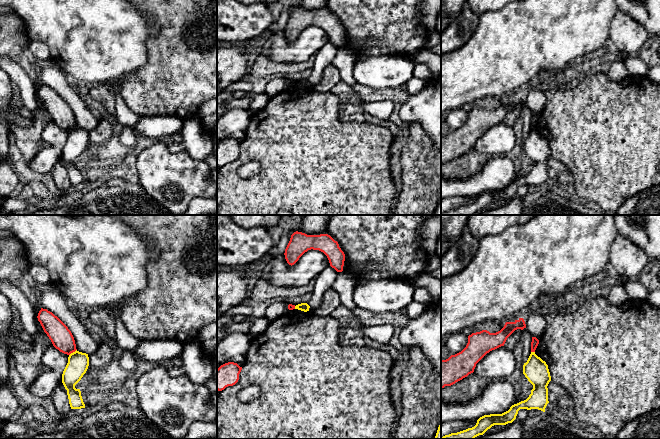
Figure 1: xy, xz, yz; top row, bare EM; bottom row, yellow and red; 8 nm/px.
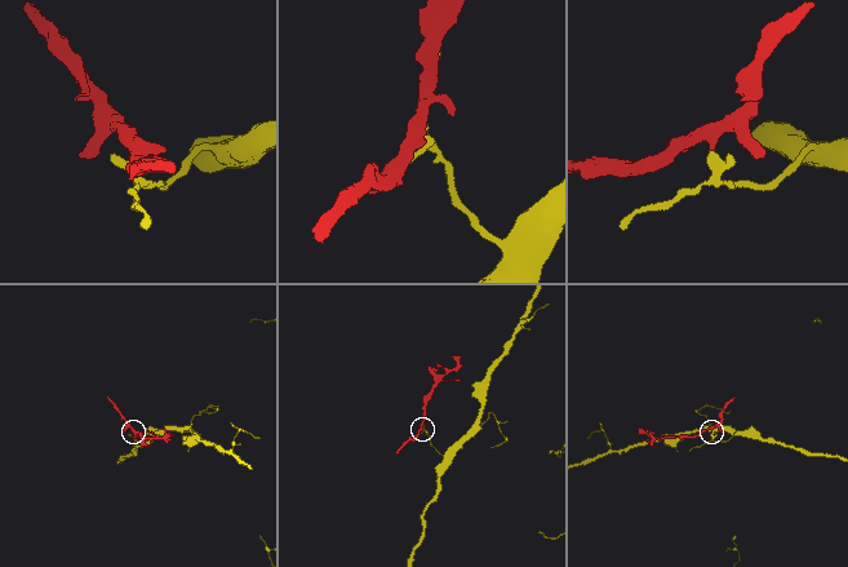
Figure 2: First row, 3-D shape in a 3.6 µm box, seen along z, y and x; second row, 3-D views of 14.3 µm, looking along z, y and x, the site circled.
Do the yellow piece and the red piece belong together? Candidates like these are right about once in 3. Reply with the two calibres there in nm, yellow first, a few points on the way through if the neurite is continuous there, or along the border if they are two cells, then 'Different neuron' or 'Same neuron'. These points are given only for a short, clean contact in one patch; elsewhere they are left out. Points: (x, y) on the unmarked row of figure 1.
Thickness 170 nm (yellow) against 180 nm. Boundary: xy (76, 125), (69, 131). Different neuron

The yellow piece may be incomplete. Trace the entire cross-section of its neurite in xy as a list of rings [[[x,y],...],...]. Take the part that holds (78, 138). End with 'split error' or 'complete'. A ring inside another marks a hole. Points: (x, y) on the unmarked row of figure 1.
[[[75,127],[68,133],[68,139],[62,150],[62,159],[67,166],[71,185],[85,184],[80,165],[75,161],[81,156],[89,142],[88,130]]]; complete

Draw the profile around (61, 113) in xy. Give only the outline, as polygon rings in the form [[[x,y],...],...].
[[[41,84],[37,94],[56,125],[67,131],[77,126],[71,107],[57,92]]]

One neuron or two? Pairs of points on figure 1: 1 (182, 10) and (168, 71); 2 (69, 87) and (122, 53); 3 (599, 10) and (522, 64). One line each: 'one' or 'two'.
1: one
2: two
3: one

